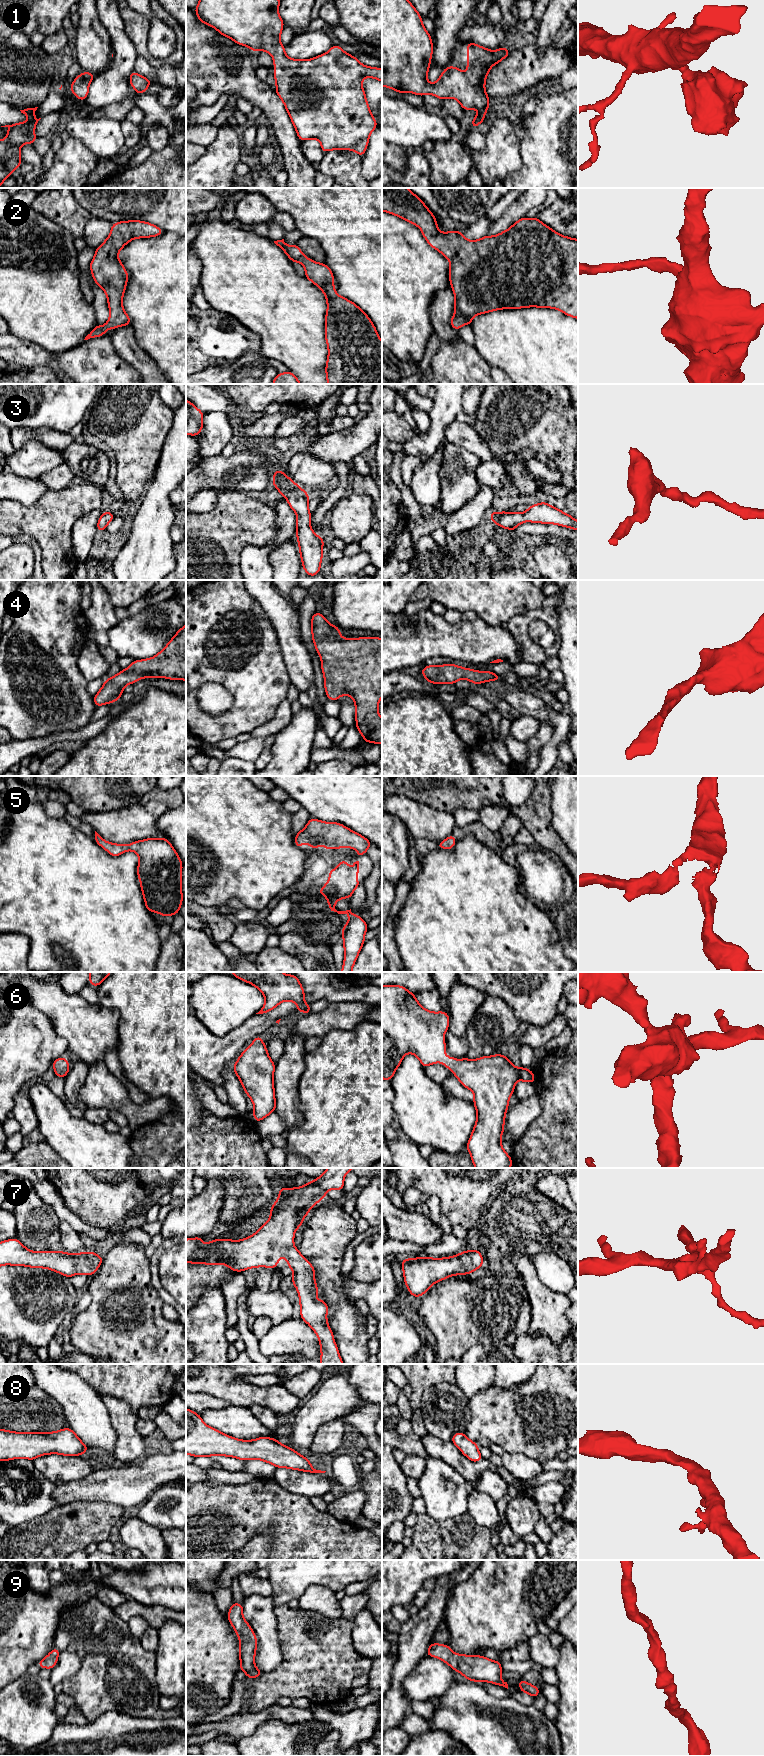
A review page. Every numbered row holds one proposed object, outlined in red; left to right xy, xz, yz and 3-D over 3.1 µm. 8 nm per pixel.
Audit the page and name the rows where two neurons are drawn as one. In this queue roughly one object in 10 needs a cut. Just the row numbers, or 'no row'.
no row

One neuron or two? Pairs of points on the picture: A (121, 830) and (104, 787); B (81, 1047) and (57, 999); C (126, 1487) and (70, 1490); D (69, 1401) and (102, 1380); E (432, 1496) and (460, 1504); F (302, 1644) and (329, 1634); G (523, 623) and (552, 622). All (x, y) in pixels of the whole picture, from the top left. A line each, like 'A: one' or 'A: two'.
A: two
B: one
C: one
D: two
E: one
F: one
G: one

